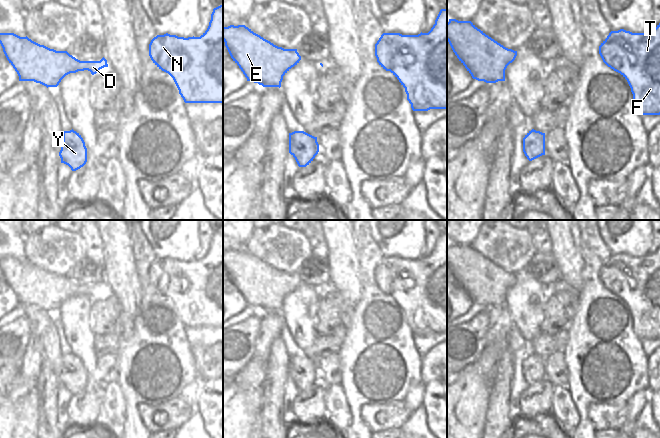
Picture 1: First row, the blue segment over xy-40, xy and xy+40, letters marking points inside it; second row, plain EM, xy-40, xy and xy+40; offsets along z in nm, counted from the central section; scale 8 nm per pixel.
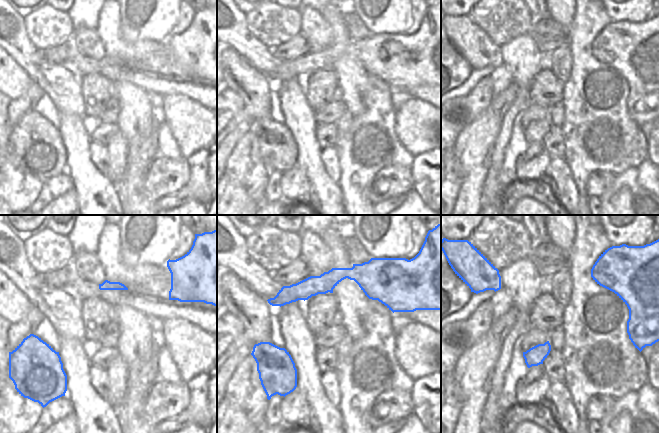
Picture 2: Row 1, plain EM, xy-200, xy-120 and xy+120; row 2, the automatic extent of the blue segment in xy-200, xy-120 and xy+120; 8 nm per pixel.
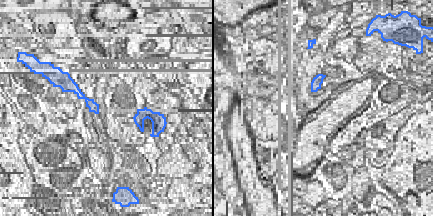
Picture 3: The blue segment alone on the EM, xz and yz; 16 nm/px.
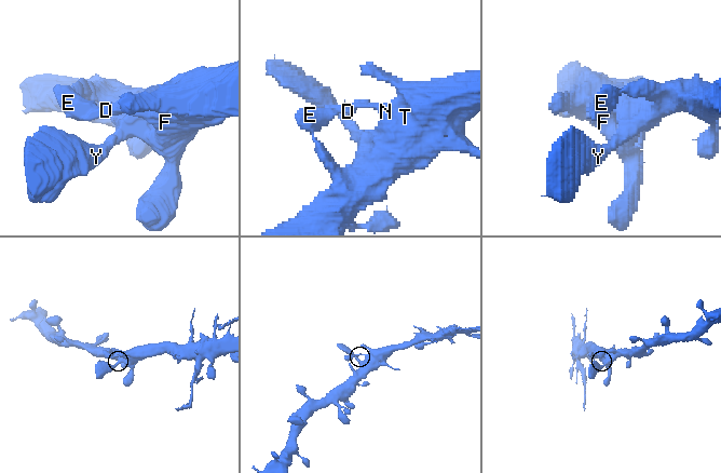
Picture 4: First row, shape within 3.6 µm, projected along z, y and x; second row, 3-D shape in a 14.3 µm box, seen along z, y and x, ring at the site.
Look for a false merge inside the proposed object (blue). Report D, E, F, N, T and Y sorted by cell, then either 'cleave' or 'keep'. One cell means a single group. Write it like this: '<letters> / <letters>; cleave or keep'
D E F N T Y; keep

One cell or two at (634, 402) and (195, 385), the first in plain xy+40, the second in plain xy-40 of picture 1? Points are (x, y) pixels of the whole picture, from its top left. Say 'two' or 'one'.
one

